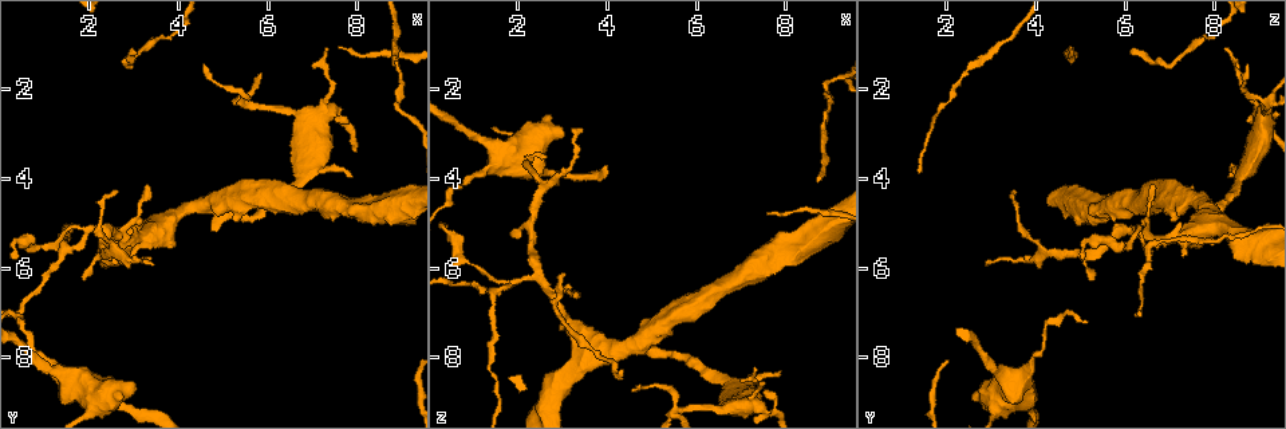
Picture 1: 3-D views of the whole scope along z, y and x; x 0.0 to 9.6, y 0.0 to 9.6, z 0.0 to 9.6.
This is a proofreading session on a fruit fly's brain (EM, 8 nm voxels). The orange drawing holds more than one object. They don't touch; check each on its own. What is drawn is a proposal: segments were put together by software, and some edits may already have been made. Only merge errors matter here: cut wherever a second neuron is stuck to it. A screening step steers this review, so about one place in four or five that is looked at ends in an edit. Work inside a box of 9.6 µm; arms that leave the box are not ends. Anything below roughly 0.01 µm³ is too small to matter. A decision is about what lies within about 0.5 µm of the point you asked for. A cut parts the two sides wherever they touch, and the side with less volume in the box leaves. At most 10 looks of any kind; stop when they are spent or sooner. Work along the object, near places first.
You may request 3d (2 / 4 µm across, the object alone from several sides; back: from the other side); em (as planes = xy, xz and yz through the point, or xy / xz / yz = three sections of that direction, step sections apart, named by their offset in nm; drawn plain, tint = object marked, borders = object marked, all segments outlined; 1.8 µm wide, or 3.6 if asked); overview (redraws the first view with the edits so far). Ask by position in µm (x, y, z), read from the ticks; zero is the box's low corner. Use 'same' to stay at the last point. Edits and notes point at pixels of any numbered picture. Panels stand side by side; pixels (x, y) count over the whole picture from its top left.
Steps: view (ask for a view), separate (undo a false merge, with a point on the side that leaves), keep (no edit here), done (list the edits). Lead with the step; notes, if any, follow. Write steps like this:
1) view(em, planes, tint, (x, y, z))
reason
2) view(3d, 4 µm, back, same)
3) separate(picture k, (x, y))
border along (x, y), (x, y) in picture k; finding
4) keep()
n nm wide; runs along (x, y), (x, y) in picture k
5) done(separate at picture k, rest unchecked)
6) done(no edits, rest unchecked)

view(em, planes, tint, (2.50, 5.20, 6.20))

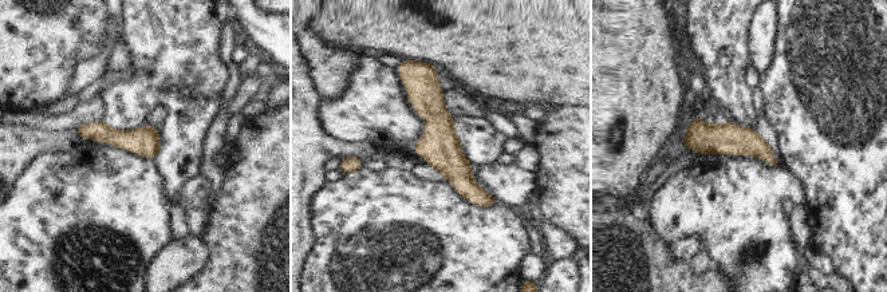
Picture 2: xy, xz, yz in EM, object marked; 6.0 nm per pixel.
keep()
runs along (426, 66), (440, 146), (491, 202) in picture 2; continuous, no second neuron

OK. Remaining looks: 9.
view(em, xy, step 8, tint, (2.55, 5.65, 4.30))
sudden change in width

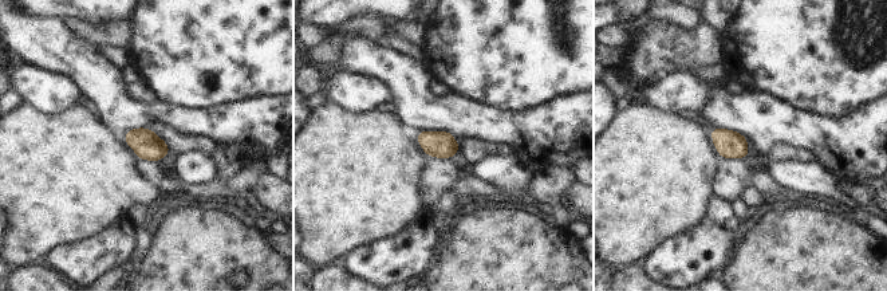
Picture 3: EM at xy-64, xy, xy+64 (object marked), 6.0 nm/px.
view(em, planes, borders, same)
cut it another way

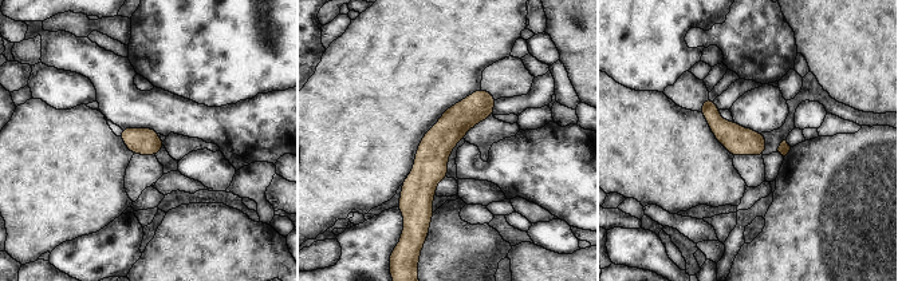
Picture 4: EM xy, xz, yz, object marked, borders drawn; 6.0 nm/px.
keep()
runs along (481, 92), (433, 151), (428, 217) in picture 4; all the same neuron

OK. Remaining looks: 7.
view(em, 3.6 µm, planes, plain, (1.70, 8.65, 3.45))
sudden change in width

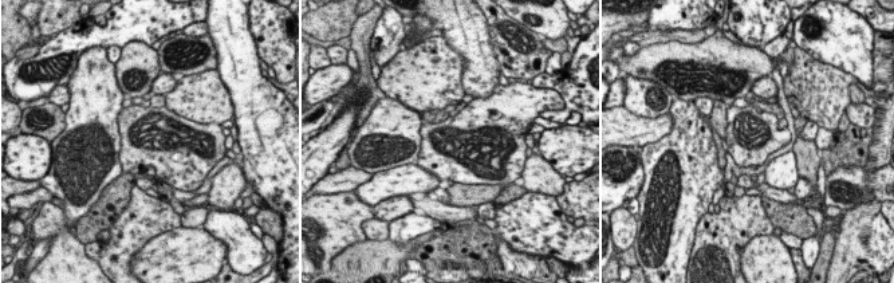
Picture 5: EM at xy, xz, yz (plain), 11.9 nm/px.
view(em, 3.6 µm, planes, tint, same)

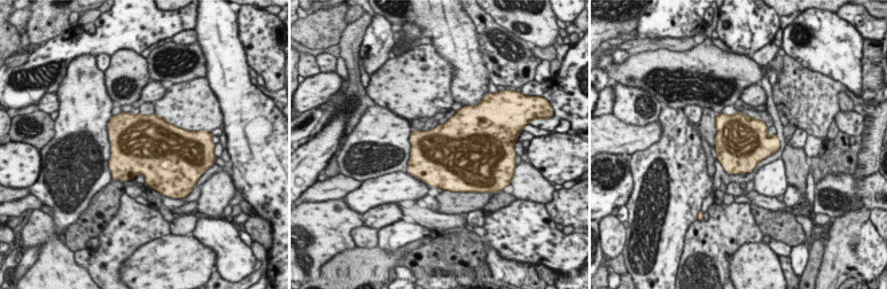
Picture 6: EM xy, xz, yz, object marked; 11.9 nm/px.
keep()
one neuron here

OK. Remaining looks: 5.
view(em, planes, tint, (5.55, 2.20, 9.00))
thin neck

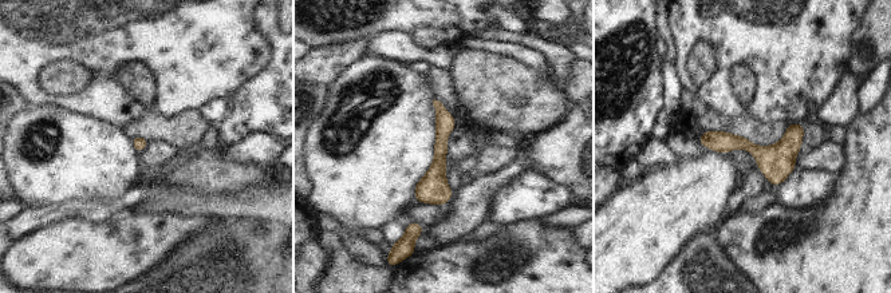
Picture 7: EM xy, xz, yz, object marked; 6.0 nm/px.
keep()
90 nm wide; one neuron here

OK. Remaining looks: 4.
view(em, planes, tint, (2.90, 1.45, 7.05))
abrupt turn

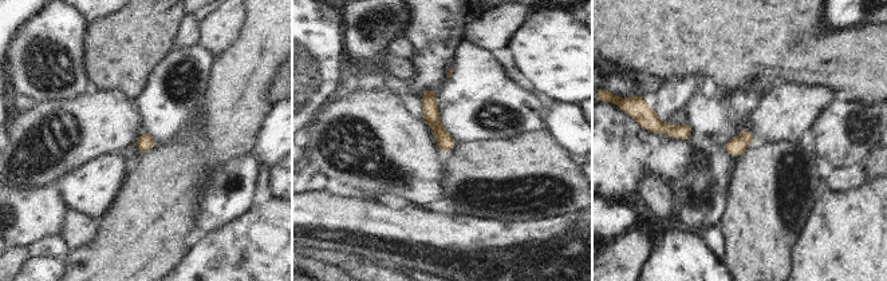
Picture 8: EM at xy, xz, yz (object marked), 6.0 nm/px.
keep()
runs along (430, 92), (430, 115), (448, 149) in picture 8; one neuron here

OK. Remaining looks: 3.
done(no edits, rest unchecked)

